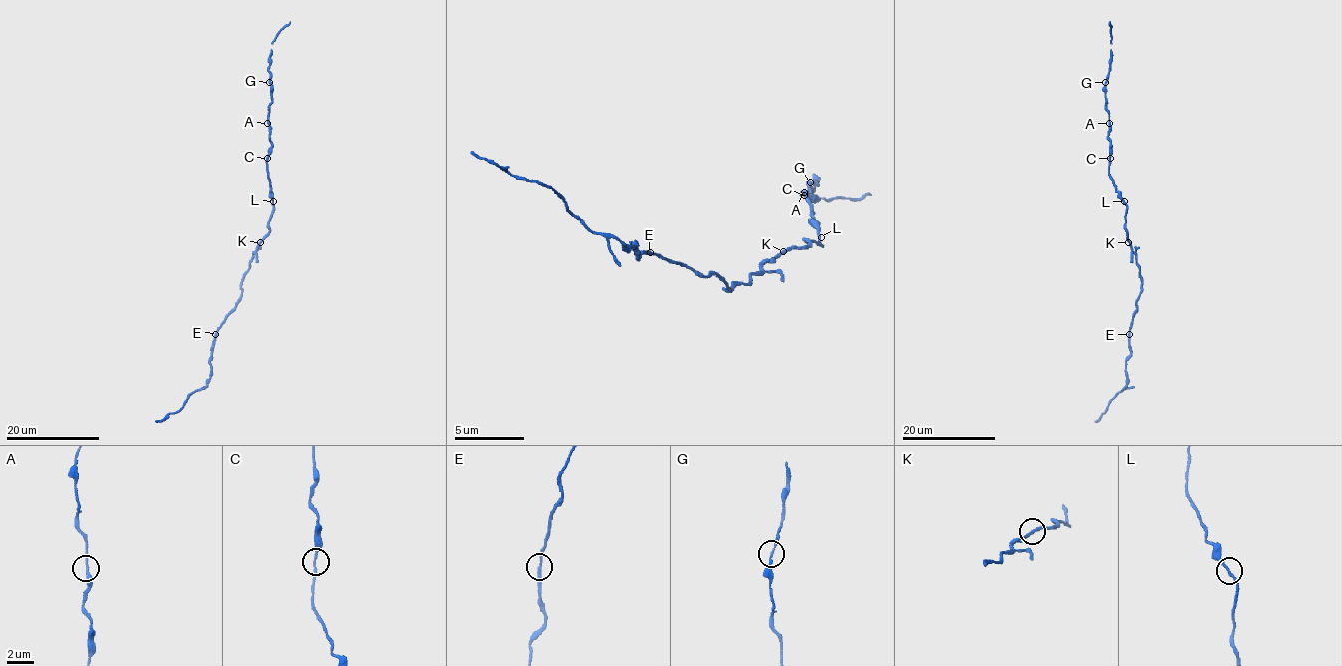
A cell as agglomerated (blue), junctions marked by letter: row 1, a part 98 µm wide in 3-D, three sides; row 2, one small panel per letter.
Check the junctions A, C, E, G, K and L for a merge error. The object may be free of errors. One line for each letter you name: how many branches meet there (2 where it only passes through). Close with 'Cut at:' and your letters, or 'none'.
Cut at: none

